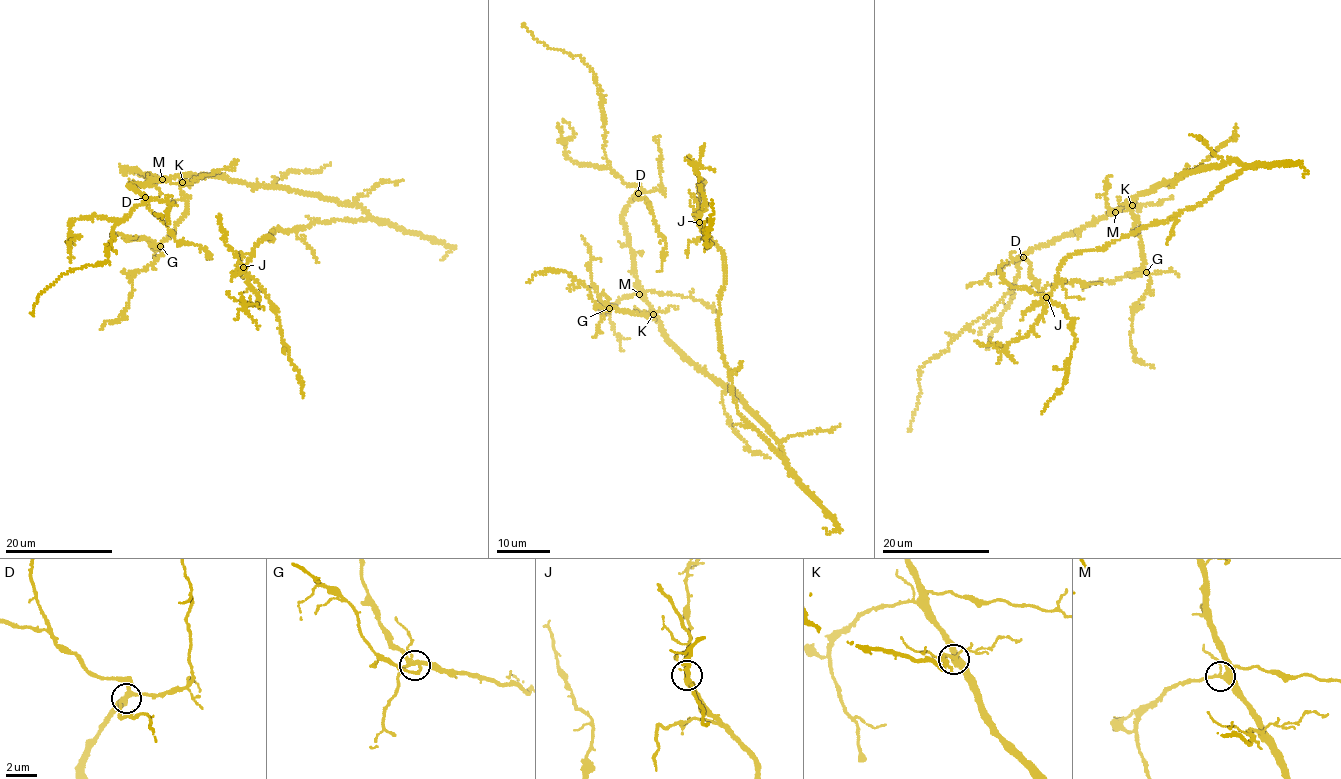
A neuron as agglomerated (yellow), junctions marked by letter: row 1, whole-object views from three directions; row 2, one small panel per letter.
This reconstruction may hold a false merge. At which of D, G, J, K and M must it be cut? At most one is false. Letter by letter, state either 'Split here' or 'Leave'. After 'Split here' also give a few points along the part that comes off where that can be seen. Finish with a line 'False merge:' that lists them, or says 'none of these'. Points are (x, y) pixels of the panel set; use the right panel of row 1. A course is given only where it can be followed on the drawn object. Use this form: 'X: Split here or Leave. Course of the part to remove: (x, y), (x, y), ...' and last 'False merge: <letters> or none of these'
D: Leave
G: Leave
J: Leave
K: Leave
M: Leave
False merge: none of these

